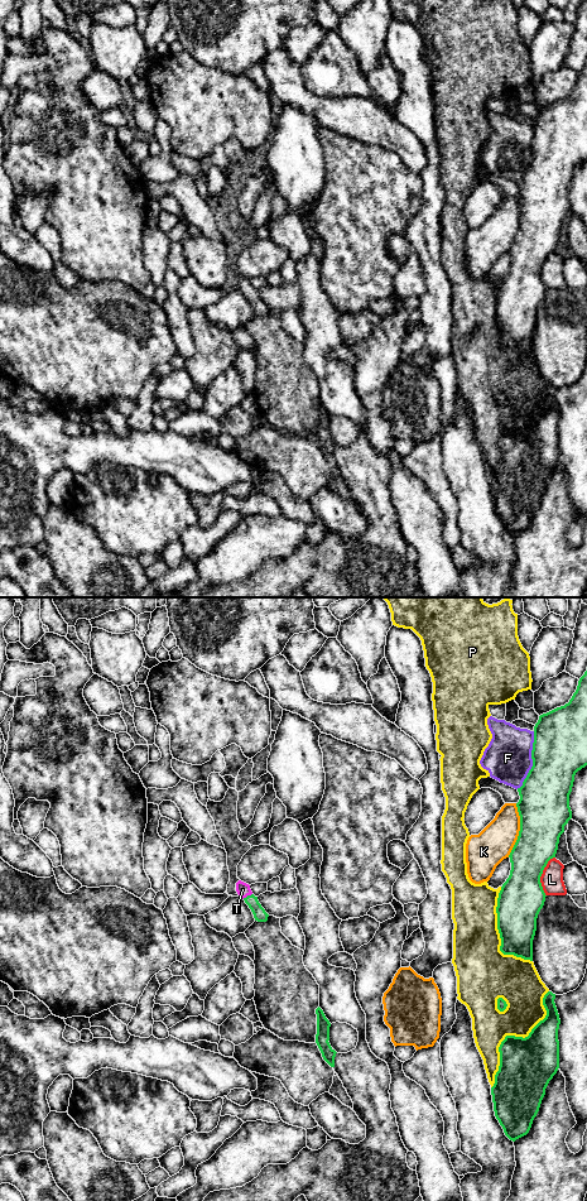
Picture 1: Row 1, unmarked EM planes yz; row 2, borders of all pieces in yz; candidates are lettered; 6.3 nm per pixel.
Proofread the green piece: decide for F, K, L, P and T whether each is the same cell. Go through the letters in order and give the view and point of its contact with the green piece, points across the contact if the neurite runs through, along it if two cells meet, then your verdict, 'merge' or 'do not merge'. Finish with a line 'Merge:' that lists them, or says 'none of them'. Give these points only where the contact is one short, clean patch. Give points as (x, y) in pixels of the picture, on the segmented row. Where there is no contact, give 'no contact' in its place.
F: meets green in yz at (533, 760); border along yz (534, 731), (532, 768), (523, 783), (516, 788); do not merge
K: meets green in yz at (520, 830); do not merge
L: meets green in yz at (540, 875); do not merge
P: meets green in yz at (513, 1036); do not merge
T: meets green in yz at (248, 896); runs through yz (259, 913), (248, 896), (243, 889); merge
Merge: T

